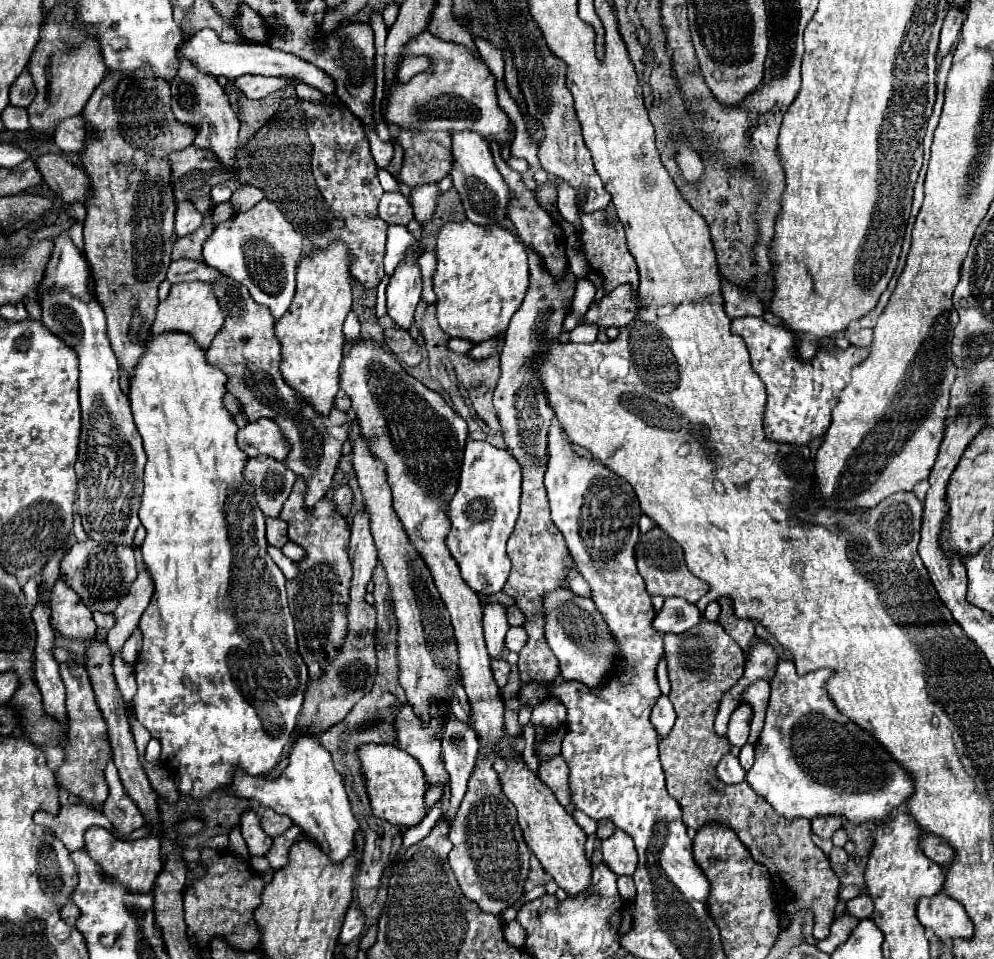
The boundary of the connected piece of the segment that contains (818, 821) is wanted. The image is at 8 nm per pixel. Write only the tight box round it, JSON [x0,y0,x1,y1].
[811,817,841,839]

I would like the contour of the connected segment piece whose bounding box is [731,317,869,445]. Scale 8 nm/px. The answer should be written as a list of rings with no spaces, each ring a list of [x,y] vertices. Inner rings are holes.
[[[739,317],[731,321],[731,333],[739,335],[751,355],[751,365],[757,371],[757,375],[761,377],[761,381],[765,383],[767,389],[767,405],[765,405],[765,419],[763,419],[763,427],[765,427],[765,435],[771,441],[777,443],[791,443],[791,445],[807,445],[817,437],[823,437],[827,427],[831,425],[831,409],[837,403],[837,393],[849,383],[851,379],[851,369],[861,363],[867,355],[869,349],[865,347],[855,347],[849,345],[845,351],[835,347],[833,351],[829,351],[829,347],[819,347],[819,351],[815,353],[815,359],[801,359],[799,357],[799,341],[797,335],[785,327],[773,327],[769,325],[763,317]]]

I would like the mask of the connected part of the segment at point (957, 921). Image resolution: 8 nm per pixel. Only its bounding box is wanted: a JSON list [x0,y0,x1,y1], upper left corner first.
[917,895,973,941]

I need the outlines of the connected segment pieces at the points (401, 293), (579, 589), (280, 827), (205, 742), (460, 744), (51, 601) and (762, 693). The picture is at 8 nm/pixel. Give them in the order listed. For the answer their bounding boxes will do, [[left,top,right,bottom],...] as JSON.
[[387,239,423,329],[567,567,591,599],[261,809,291,837],[127,331,307,799],[441,719,479,821],[47,579,97,639],[743,679,769,745]]

